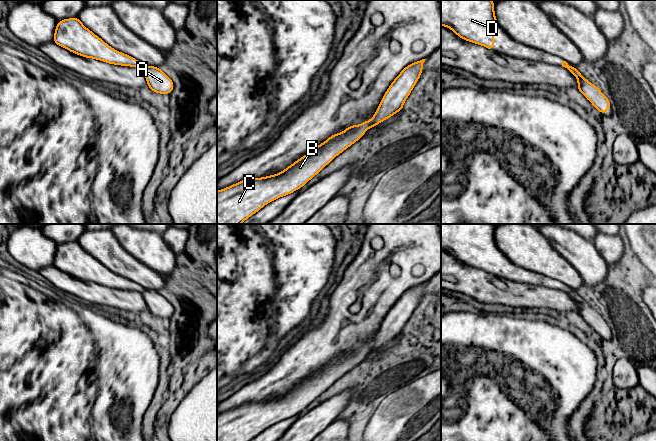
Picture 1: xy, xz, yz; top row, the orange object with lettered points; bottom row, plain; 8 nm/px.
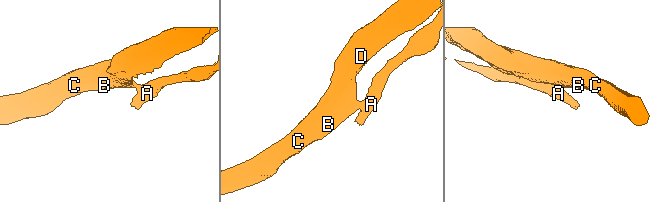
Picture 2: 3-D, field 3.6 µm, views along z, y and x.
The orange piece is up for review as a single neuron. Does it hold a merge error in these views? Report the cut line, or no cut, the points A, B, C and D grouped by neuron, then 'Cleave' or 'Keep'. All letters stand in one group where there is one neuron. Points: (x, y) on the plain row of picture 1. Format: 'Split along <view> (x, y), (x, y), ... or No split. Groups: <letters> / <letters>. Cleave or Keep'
Split along xz (369, 345), (366, 352). Groups: A / B C D. Cleave

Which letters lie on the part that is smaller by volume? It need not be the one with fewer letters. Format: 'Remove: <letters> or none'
Remove: A

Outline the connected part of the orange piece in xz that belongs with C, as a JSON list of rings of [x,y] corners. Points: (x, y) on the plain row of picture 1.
[[[369,345],[335,357],[278,398],[244,403],[217,415],[217,441],[251,441],[268,427],[305,410],[336,380],[361,363]]]

